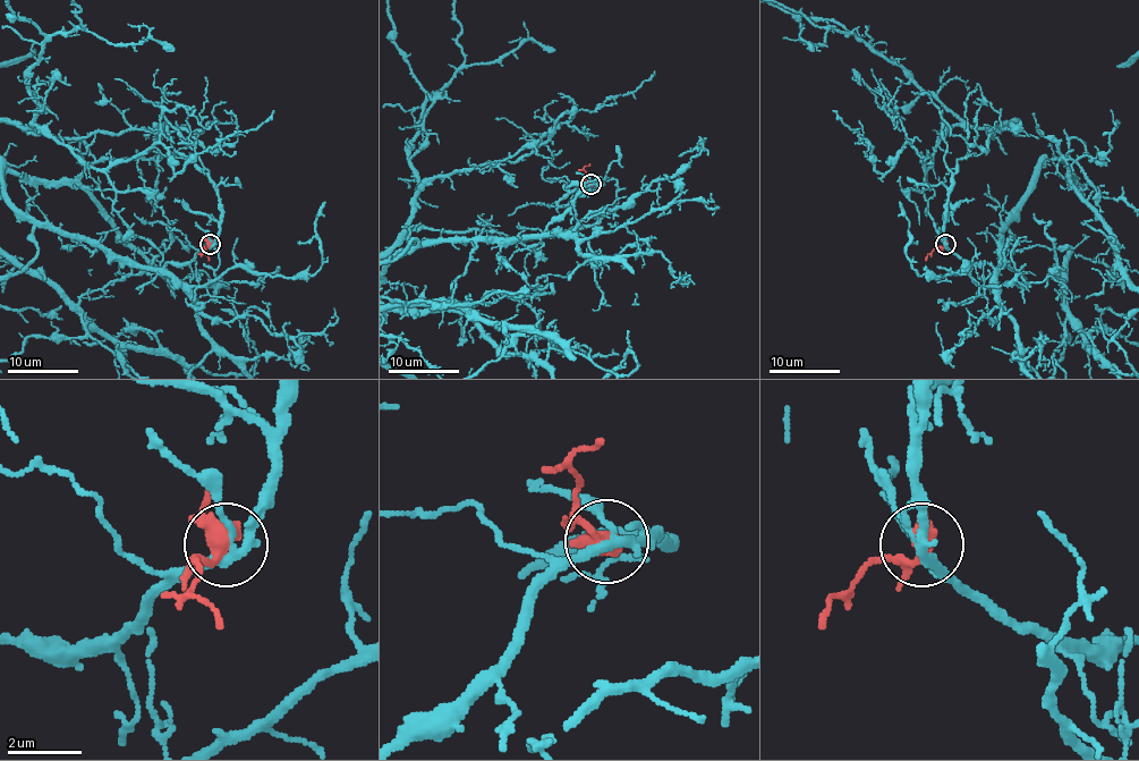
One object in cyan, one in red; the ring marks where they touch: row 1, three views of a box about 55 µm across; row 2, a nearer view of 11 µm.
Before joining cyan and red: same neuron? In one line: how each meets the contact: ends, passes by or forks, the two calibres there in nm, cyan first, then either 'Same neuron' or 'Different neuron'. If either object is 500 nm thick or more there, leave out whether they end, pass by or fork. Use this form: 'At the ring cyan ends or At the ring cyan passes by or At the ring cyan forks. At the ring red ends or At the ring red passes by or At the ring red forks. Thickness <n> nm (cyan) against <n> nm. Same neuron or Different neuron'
At the ring cyan forks. At the ring red passes by. Thickness 240 nm (cyan) against 440 nm. Different neuron

